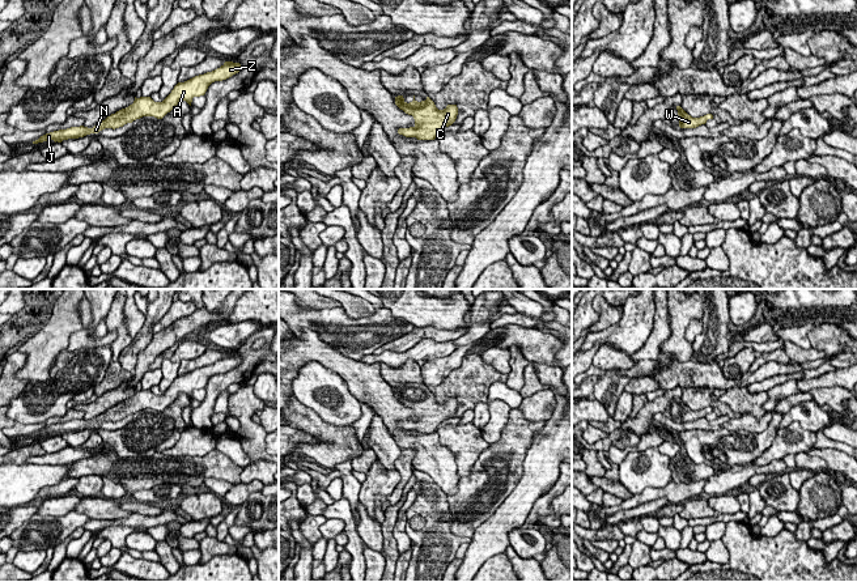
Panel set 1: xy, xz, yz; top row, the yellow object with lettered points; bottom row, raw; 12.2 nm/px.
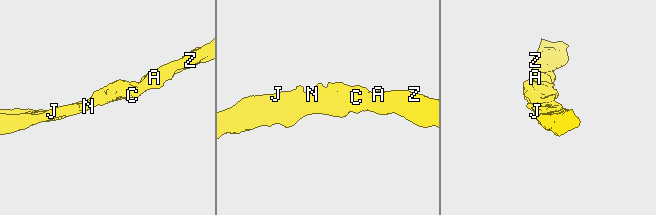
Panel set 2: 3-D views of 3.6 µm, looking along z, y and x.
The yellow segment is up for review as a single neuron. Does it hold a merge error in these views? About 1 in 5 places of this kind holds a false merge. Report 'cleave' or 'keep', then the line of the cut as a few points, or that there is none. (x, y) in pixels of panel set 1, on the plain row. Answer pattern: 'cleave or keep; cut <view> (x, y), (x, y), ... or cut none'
keep; cut none

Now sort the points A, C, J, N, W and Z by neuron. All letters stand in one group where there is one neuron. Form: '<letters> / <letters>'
A C J N W Z

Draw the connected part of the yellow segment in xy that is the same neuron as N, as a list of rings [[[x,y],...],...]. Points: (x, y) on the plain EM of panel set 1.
[[[225,354],[220,361],[207,365],[204,368],[195,369],[184,375],[178,375],[171,386],[162,394],[154,395],[150,390],[136,391],[132,398],[126,402],[111,407],[101,416],[96,417],[93,421],[84,419],[71,420],[67,422],[59,422],[41,429],[33,437],[51,434],[61,436],[68,432],[79,432],[90,426],[98,426],[105,421],[119,421],[127,416],[132,416],[143,409],[154,409],[162,412],[167,405],[170,405],[179,394],[186,394],[190,399],[194,390],[204,388],[208,379],[215,374],[222,374],[242,362],[239,356]]]

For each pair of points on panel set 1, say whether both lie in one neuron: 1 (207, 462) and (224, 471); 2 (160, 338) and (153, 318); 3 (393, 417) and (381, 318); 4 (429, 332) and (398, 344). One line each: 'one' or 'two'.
1: one
2: two
3: two
4: one

